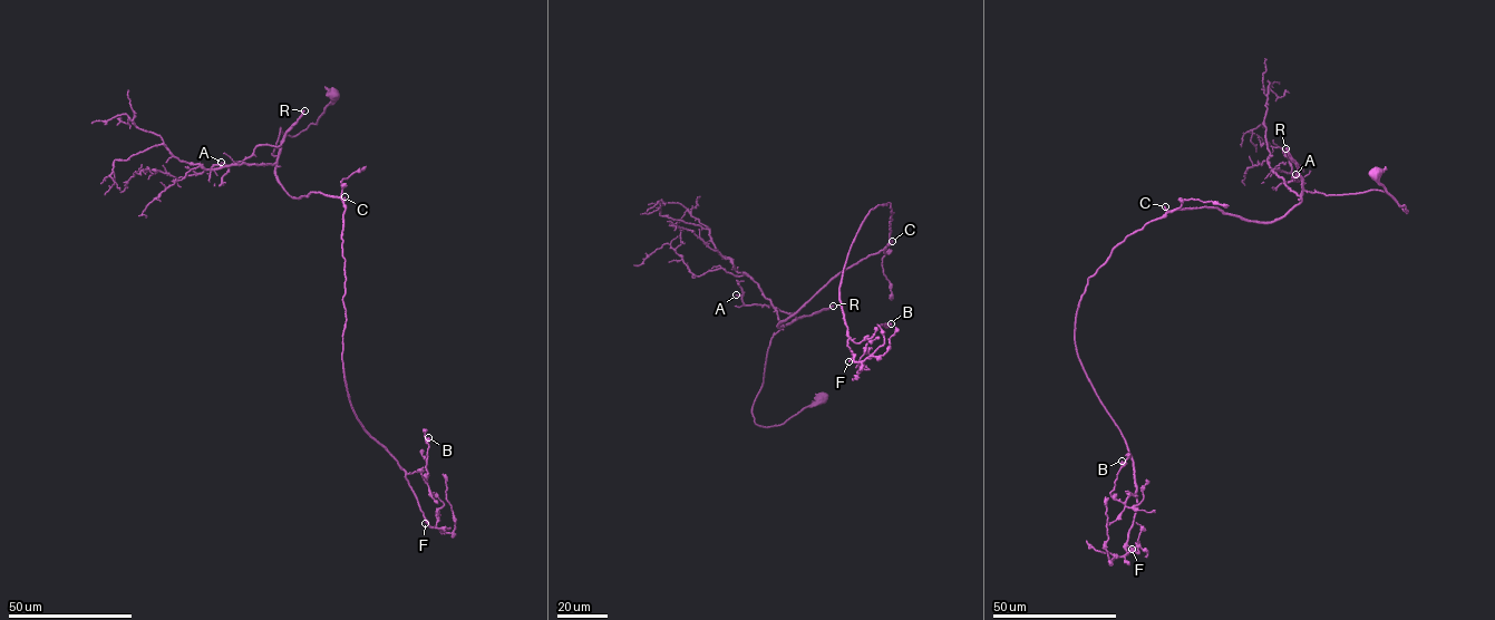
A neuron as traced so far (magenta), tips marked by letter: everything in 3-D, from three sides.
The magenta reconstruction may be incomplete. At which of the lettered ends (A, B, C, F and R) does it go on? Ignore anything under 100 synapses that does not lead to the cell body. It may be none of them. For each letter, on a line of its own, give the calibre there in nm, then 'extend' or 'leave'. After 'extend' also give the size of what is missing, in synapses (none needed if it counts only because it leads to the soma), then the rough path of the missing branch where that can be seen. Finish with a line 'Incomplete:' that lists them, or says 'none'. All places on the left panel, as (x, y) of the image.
A: calibre 160 nm; leave
B: calibre 170 nm; leave
C: calibre 240 nm; extend; 300 synapses; course (345, 196), (343, 167), (304, 141), (320, 155), (346, 162), (360, 152), (385, 122)
F: calibre 110 nm; leave
R: calibre 400 nm; extend; 130 synapses; course (304, 110), (314, 70), (308, 61), (267, 102), (185, 123), (163, 144), (152, 165), (155, 182), (137, 197)
Incomplete: C, R

